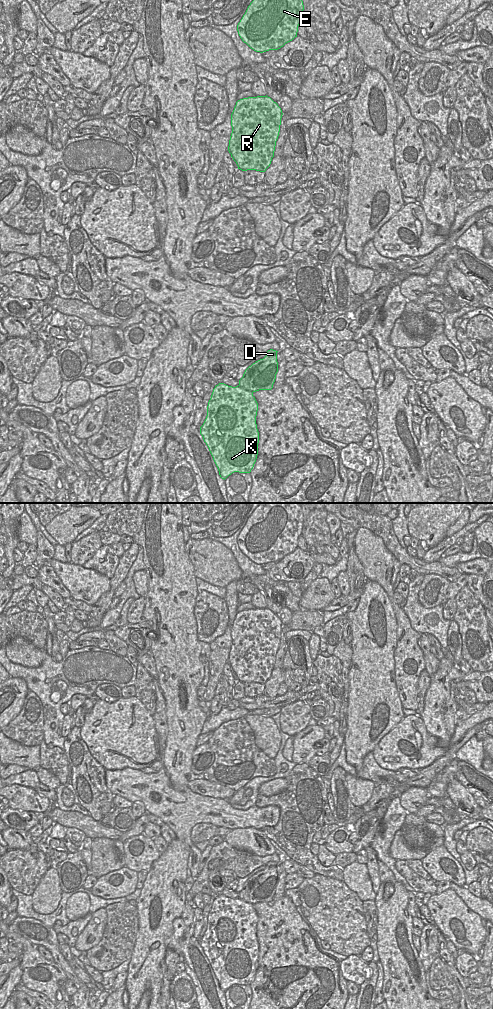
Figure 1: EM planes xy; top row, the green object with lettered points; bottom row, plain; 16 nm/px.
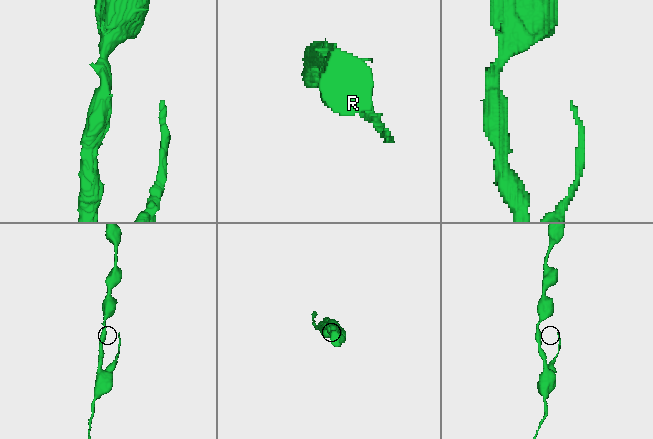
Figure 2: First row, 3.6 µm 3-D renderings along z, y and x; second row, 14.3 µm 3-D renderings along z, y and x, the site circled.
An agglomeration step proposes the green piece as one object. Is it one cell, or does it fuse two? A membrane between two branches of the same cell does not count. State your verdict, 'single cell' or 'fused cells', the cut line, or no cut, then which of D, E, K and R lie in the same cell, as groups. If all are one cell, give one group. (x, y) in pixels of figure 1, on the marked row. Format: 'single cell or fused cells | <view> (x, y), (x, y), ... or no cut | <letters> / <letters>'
fused cells | xy (238, 385), (252, 392) | D / E K R

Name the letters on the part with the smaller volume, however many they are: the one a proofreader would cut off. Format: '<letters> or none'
D.

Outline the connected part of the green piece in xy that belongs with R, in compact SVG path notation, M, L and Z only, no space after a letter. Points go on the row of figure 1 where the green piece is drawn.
M267 95L236 102L228 151L238 169L266 171L274 157L282 115L281 108Z

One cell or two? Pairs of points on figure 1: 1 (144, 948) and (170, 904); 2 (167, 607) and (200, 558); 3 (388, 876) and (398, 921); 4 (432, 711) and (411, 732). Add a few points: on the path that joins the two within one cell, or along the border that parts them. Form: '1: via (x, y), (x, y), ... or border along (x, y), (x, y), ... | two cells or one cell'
1: via (151, 937), (152, 933), (160, 925), (162, 915) | one cell
2: border along (184, 545), (184, 550), (192, 564), (195, 577) | two cells
3: border along (395, 880), (392, 883) | two cells
4: border along (419, 716), (425, 729), (437, 739) | two cells

